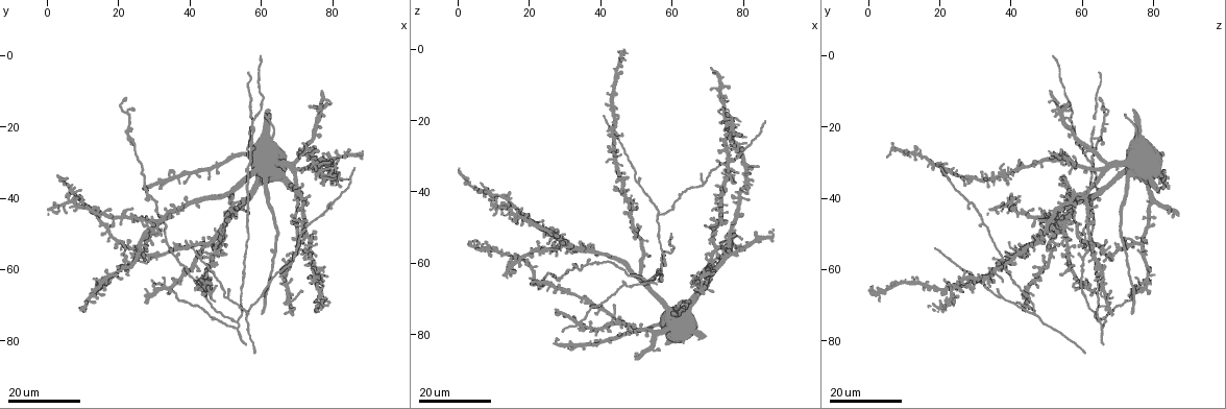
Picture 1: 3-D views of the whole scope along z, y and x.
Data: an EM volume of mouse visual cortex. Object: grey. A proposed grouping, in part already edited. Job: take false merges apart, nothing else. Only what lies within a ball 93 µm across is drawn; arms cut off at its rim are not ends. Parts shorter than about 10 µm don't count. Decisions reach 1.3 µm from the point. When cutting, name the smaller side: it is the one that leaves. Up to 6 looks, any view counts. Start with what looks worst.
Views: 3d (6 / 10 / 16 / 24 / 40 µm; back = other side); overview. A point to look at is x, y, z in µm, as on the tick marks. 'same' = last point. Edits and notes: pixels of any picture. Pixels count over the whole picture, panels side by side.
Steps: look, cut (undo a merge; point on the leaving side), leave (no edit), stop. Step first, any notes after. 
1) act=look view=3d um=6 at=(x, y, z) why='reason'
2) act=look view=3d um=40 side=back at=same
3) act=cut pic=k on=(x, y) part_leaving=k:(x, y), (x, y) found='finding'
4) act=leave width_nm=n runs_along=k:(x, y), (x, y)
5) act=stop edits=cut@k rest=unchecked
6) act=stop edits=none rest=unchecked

act=look view=3d um=24 at=(46.0, 60.5, 28.0) why='three-way junction'

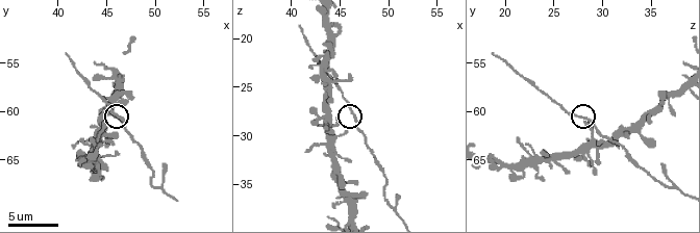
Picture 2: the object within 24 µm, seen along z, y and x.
act=look view=3d um=10 at=(46.2, 60.8, 27.8) why='zoom in'

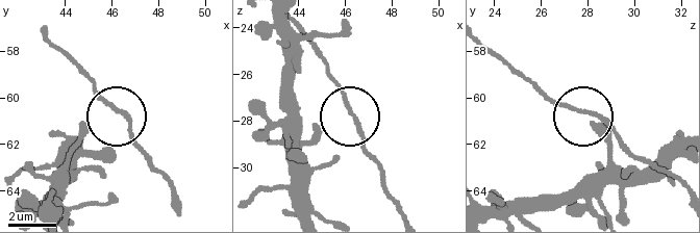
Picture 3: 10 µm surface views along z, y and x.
act=look view=3d um=6 at=(46.2, 60.6, 27.7)

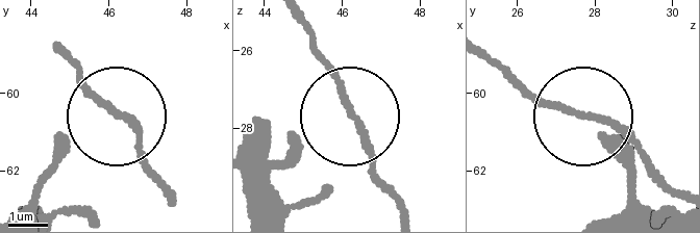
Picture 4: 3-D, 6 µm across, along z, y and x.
act=leave found='continuous, no second neuron'

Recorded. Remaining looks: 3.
act=look view=3d um=24 at=(57.0, 30.0, 62.0) why='branch point'

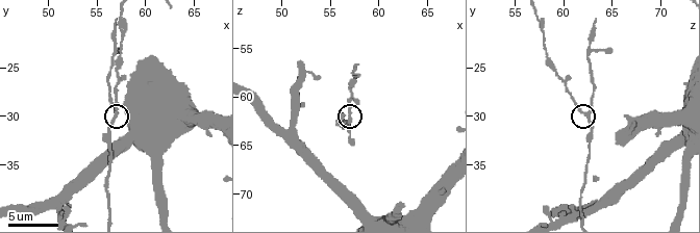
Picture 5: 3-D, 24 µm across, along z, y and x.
act=look view=3d um=6 at=(57.0, 29.8, 62.4)

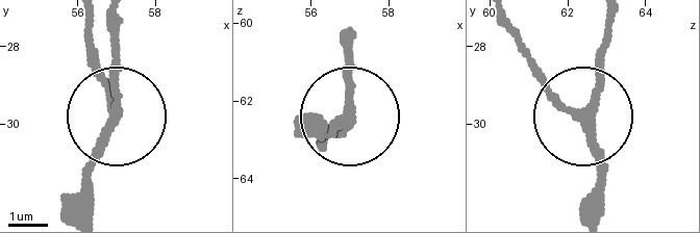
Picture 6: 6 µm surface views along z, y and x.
act=leave width_nm=210 found='continuous, no second neuron'

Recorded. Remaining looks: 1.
act=stop edits=none rest=unchecked

